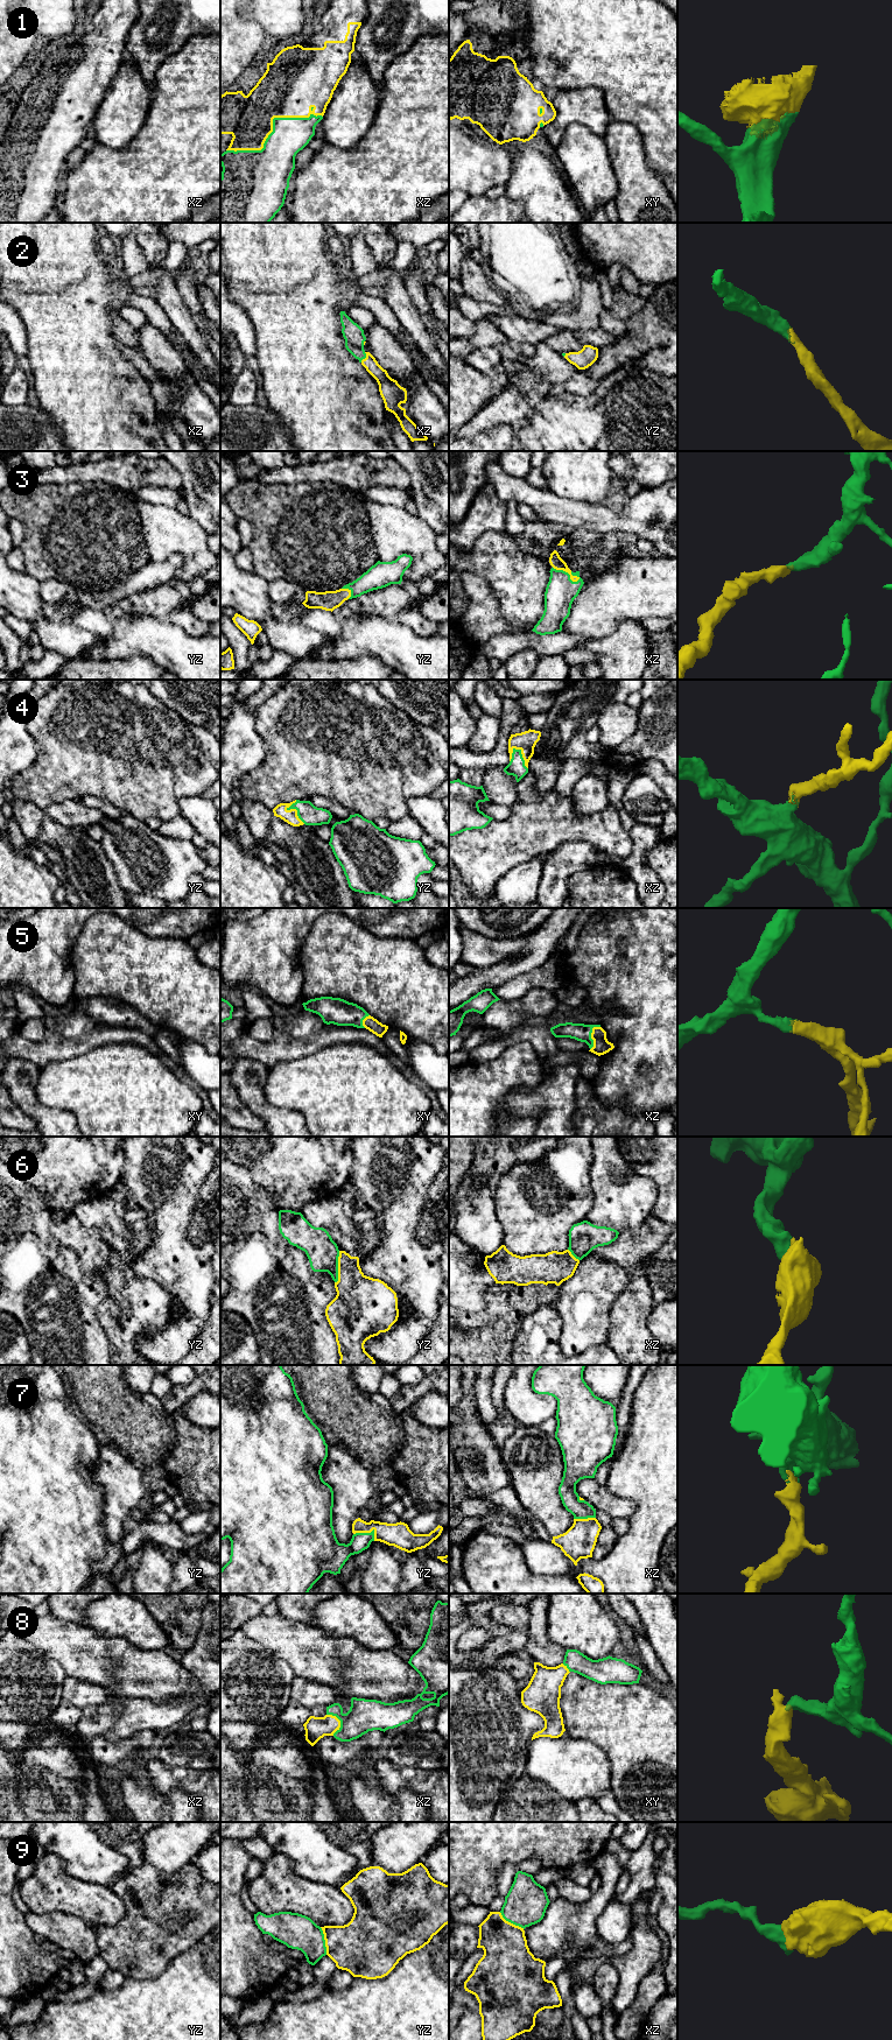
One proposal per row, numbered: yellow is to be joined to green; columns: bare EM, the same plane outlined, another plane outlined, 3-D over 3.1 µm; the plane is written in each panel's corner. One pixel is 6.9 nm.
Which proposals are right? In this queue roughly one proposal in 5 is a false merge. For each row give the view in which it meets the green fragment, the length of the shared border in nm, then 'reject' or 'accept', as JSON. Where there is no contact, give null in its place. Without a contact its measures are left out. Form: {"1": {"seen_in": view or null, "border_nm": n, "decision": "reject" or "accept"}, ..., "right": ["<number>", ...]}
{"1": {"seen_in": "xz", "border_nm": 700, "decision": "accept"}, "2": {"seen_in": "xz", "border_nm": 80, "decision": "accept"}, "3": {"seen_in": "xz", "border_nm": 200, "decision": "accept"}, "4": {"seen_in": "xz", "border_nm": 180, "decision": "accept"}, "5": {"seen_in": "xz", "border_nm": 180, "decision": "accept"}, "6": {"seen_in": "yz", "border_nm": 220, "decision": "accept"}, "7": {"seen_in": "yz", "border_nm": 160, "decision": "accept"}, "8": {"seen_in": "xz", "border_nm": 160, "decision": "accept"}, "9": {"seen_in": "yz", "border_nm": 200, "decision": "reject"}, "right": ["1", "2", "3", "4", "5", "6", "7", "8"]}

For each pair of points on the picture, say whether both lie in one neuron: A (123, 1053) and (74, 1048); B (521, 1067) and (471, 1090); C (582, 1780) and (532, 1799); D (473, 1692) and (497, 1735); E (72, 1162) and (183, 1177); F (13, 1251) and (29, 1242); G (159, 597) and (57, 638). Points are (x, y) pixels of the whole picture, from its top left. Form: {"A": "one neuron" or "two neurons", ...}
{"A": "two neurons", "B": "one neuron", "C": "two neurons", "D": "one neuron", "E": "two neurons", "F": "one neuron", "G": "two neurons"}

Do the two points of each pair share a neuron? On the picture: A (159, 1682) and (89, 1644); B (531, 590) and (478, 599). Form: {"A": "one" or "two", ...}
{"A": "one", "B": "two"}

